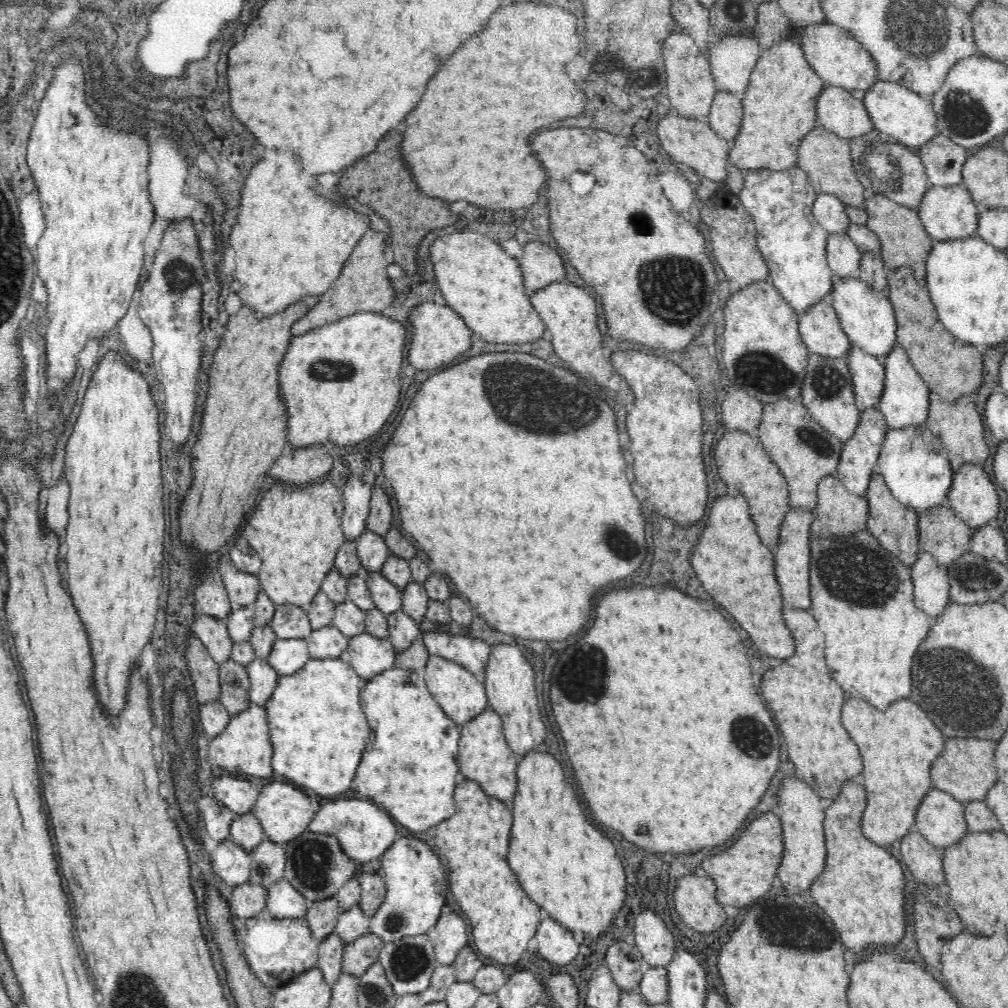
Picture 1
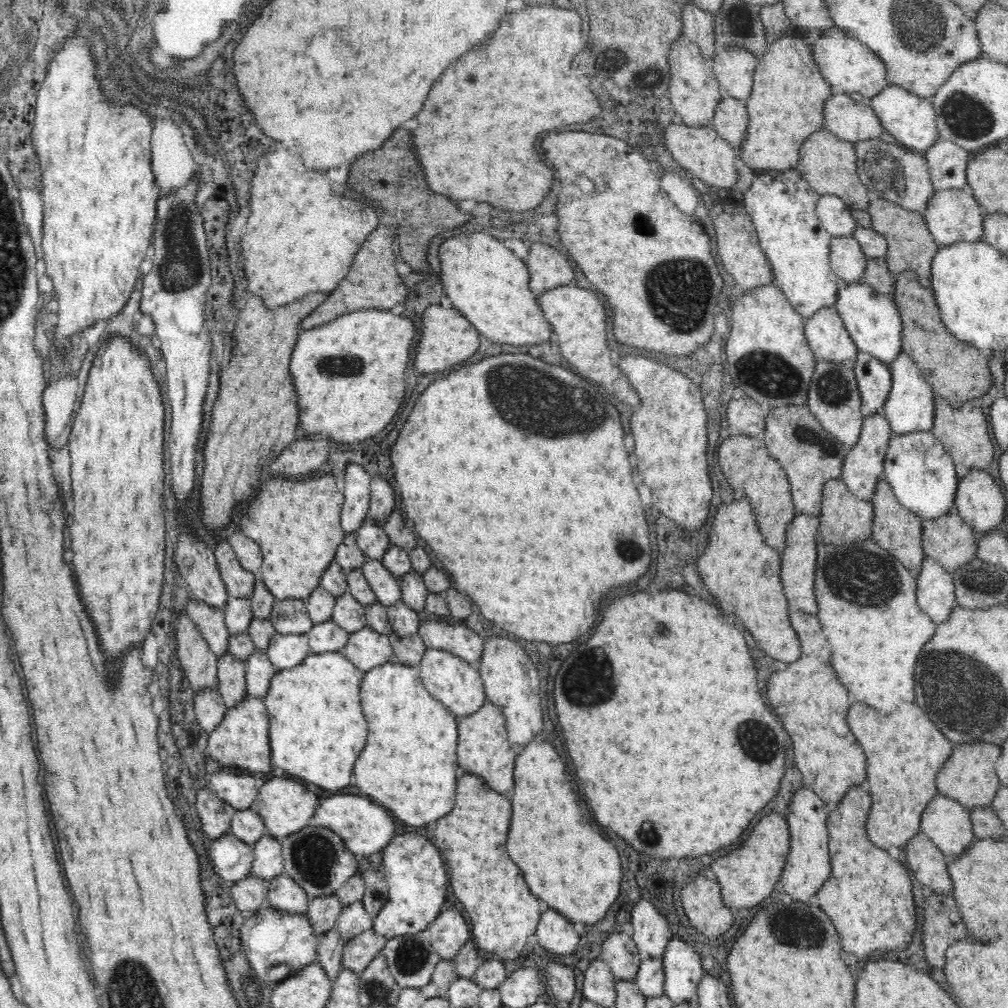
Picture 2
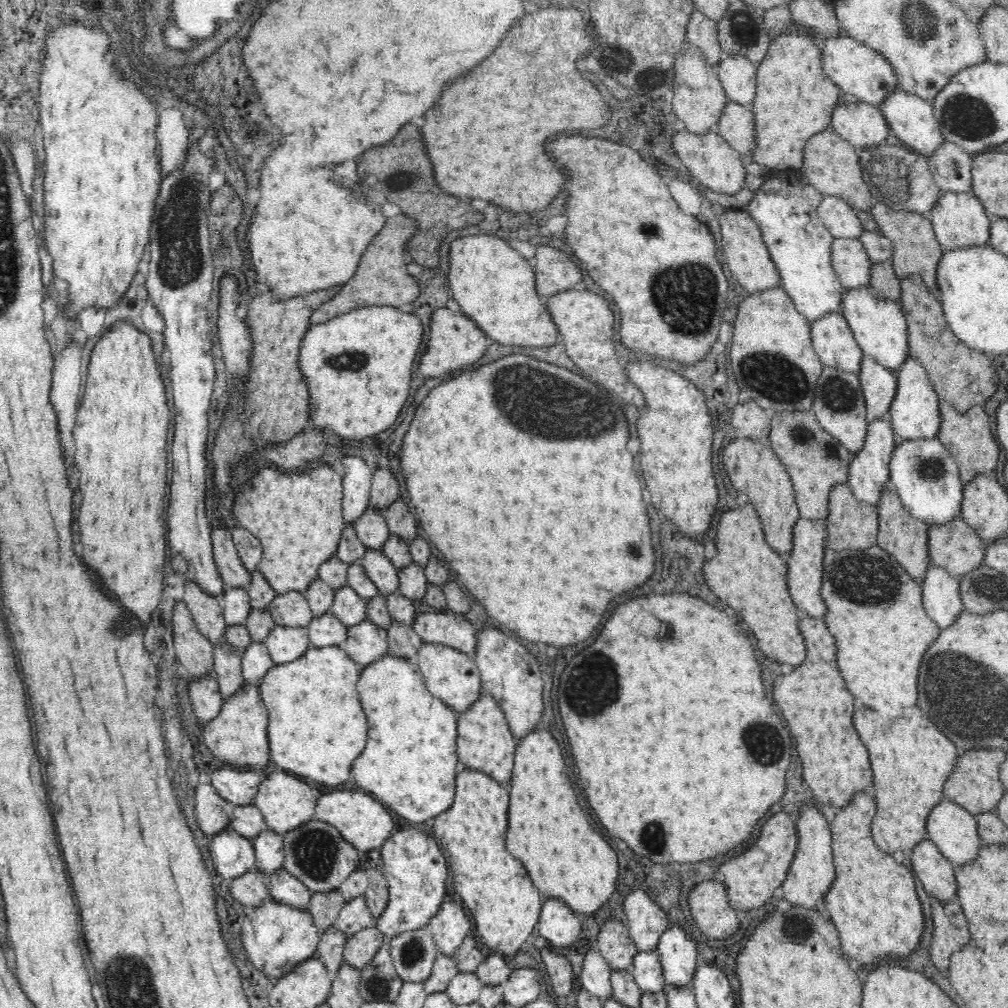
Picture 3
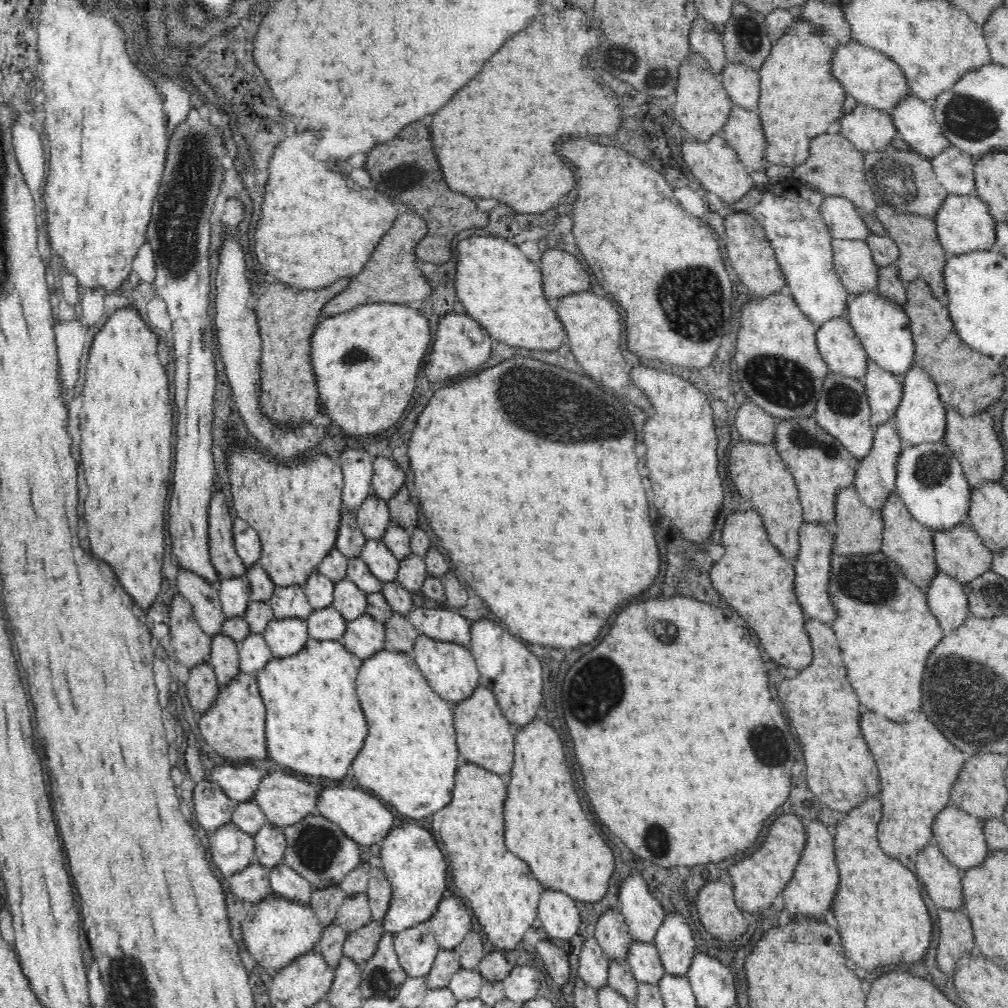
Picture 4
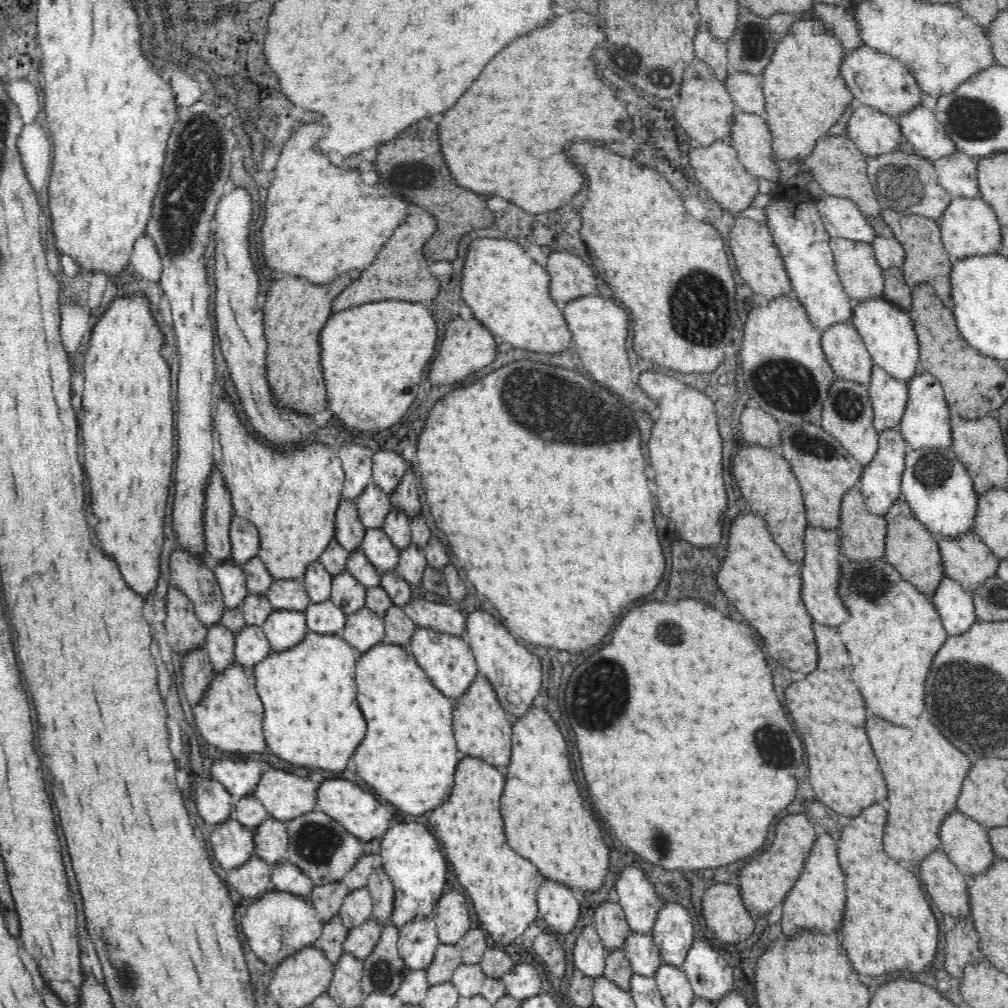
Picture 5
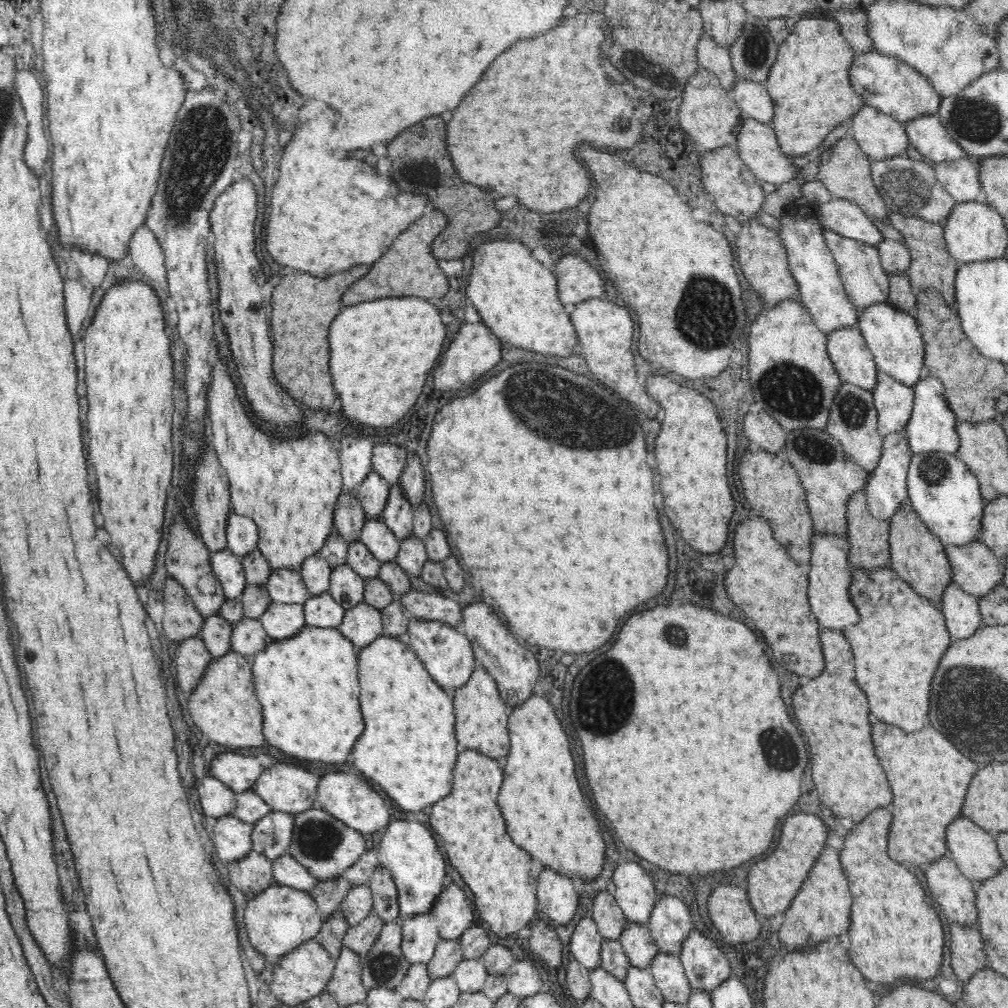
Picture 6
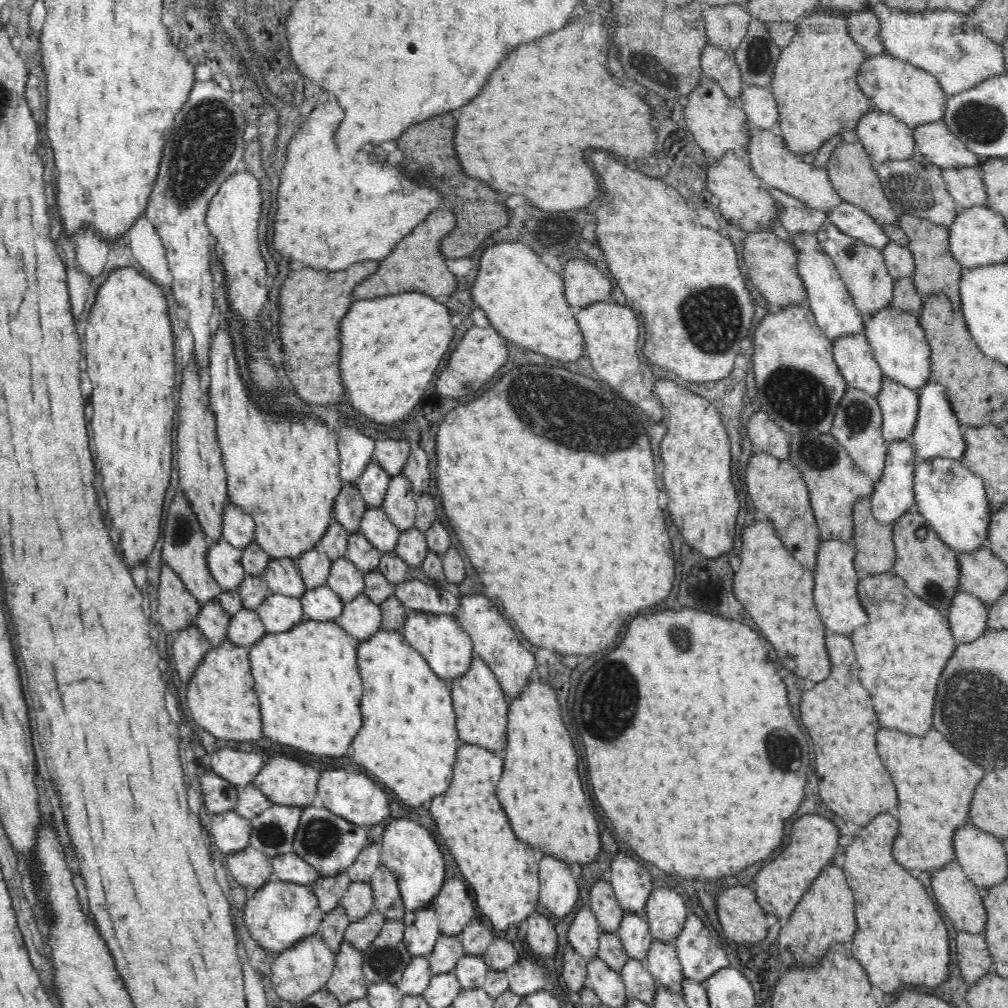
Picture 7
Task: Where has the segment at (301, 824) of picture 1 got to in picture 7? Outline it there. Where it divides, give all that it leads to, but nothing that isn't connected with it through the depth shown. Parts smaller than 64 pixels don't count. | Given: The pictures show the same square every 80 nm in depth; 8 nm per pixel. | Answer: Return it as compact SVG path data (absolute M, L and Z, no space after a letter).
M288 756L266 758L253 784L270 802L308 807L317 794L320 772Z

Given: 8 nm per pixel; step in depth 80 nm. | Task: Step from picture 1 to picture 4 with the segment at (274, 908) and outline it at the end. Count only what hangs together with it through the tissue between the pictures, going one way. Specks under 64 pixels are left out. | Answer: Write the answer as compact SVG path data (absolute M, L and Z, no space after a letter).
M283 862L269 870L269 882L273 893L302 904L309 903L314 889L308 880Z

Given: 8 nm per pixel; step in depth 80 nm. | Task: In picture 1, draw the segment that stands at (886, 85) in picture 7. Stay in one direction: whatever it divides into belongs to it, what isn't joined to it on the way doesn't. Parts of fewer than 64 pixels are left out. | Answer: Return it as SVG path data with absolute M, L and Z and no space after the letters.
M832 23L806 26L802 30L800 40L802 40L803 54L807 64L815 70L826 85L842 87L850 92L854 89L866 92L874 83L880 81L877 77L877 66L871 54L864 50L845 28Z

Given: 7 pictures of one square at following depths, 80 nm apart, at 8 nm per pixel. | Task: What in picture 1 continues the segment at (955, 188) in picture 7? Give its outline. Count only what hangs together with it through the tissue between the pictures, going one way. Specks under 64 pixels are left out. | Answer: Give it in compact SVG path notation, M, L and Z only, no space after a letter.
M939 132L916 151L922 159L930 186L962 184L962 169L968 158L963 146Z

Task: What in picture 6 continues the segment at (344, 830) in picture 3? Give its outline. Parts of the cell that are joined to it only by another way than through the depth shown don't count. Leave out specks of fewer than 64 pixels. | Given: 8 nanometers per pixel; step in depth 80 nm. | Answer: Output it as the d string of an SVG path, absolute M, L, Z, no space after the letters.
M338 772L338 774L322 776L317 788L317 799L322 810L326 810L332 816L338 818L339 821L344 822L346 826L367 838L376 830L383 830L392 820L390 810L394 810L394 806L386 804L386 800L390 802L389 799L383 792L378 792L371 782L368 784L364 778L358 778L354 774Z

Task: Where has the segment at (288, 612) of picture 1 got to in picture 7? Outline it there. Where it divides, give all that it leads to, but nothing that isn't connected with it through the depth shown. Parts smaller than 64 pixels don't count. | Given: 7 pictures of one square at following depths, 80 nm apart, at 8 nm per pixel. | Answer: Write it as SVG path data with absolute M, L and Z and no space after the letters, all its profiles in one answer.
M270 558L262 574L271 592L300 598L305 587L296 560L292 558Z

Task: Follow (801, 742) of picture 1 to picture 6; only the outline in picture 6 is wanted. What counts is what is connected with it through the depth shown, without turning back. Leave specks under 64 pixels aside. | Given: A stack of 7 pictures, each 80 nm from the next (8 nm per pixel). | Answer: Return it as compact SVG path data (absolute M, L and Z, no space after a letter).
M821 628L820 640L826 670L796 690L792 696L792 708L810 746L812 780L818 790L818 800L827 813L859 823L870 811L888 806L892 790L874 754L866 694L862 694L856 682L844 682L854 678L854 656L850 644L846 642L843 631L834 629Z

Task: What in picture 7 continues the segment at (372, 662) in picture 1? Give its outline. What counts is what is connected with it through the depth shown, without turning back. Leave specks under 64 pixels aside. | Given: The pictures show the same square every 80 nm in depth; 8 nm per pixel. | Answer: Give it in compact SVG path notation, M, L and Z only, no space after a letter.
M363 592L350 602L344 602L337 623L350 637L360 641L370 639L376 630L381 628L381 610Z

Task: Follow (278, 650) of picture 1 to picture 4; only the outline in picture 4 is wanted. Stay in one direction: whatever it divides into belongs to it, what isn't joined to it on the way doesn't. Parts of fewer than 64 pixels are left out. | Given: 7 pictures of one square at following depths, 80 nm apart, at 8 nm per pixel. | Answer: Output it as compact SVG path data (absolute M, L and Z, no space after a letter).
M274 616L264 628L263 636L271 653L279 660L293 657L311 640L307 631L307 619L297 616L294 618Z

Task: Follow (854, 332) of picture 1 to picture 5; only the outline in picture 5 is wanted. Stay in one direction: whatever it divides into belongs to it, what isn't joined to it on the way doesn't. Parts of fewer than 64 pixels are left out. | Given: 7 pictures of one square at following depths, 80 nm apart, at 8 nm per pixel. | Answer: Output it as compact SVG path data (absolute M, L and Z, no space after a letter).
M883 297L866 299L854 306L854 326L867 346L872 363L889 376L908 383L921 371L919 340L908 311L900 309Z

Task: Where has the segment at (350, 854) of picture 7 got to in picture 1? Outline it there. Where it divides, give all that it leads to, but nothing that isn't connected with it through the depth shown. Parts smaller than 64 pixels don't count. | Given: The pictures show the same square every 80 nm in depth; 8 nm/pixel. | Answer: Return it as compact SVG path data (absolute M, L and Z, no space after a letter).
M308 828L300 837L283 845L285 851L285 874L283 879L290 882L308 902L335 897L338 890L344 887L355 876L356 862L342 851L340 843L329 834L311 832Z

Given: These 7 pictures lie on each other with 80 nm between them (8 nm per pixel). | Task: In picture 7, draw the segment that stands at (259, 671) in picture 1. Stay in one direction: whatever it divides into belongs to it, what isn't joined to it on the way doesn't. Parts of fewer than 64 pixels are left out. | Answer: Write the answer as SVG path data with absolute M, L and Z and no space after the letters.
M240 606L236 614L232 614L228 622L227 638L238 646L250 648L254 642L262 638L265 626L257 610Z

